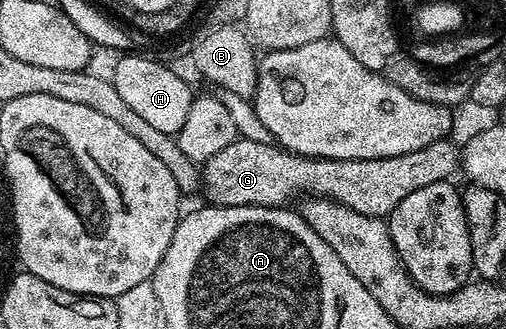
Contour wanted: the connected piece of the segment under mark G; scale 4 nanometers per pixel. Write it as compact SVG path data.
M236 139L217 155L202 162L203 189L212 206L283 207L290 197L300 195L328 197L342 205L348 205L361 215L390 218L391 212L413 191L429 187L429 183L446 181L454 169L461 165L461 149L451 139L434 141L429 147L421 147L412 153L364 161L335 161L331 157L305 157L284 151L278 144L266 145L263 141Z

